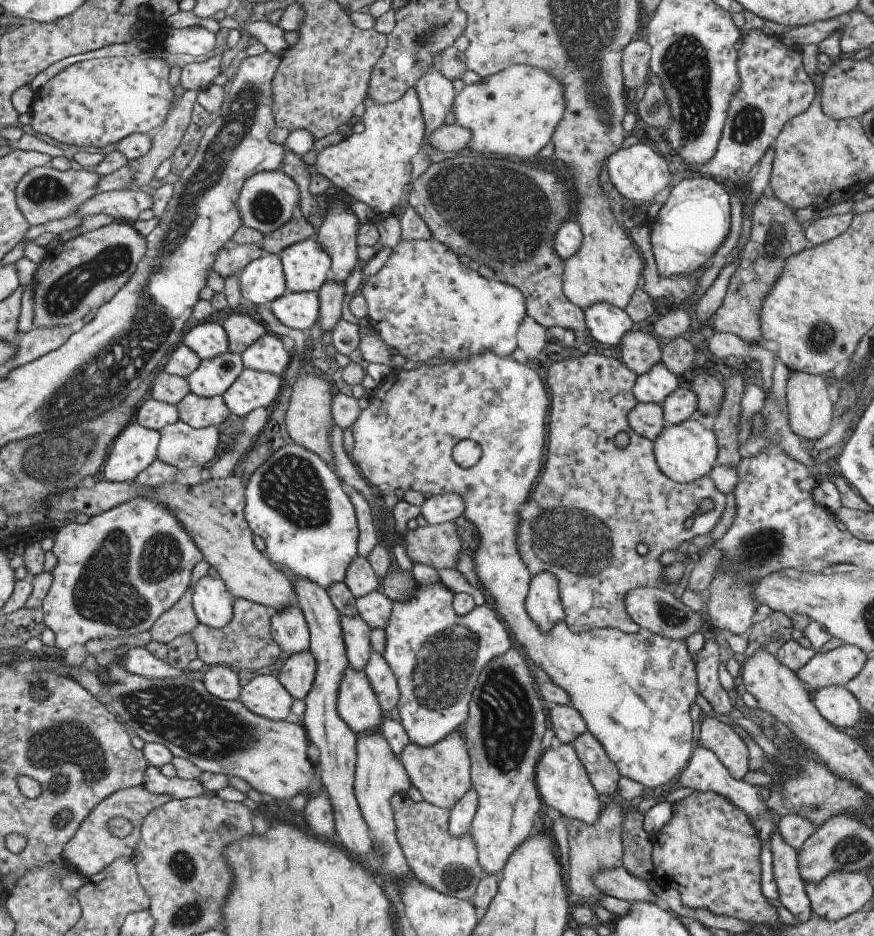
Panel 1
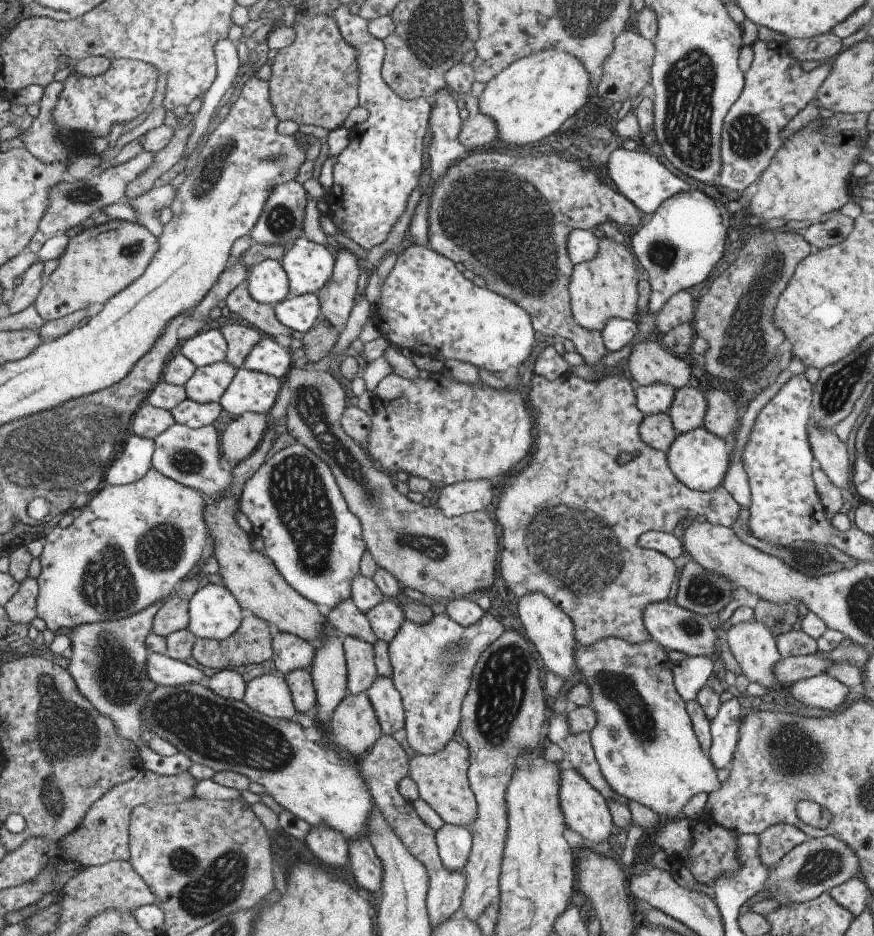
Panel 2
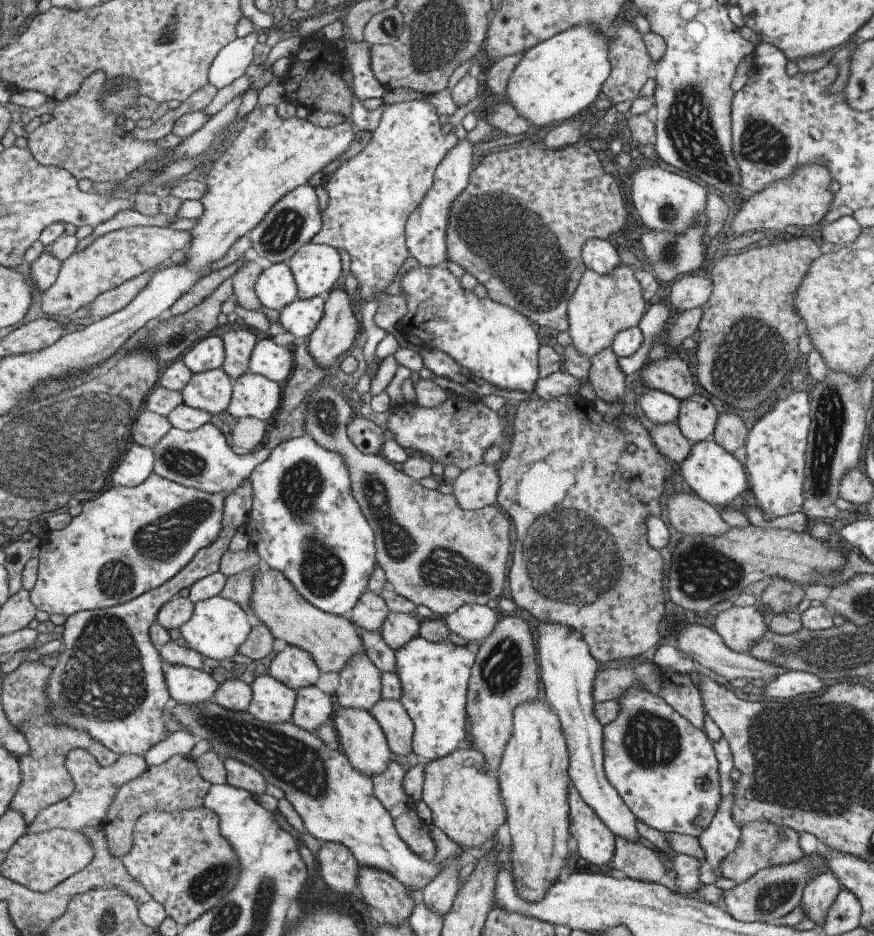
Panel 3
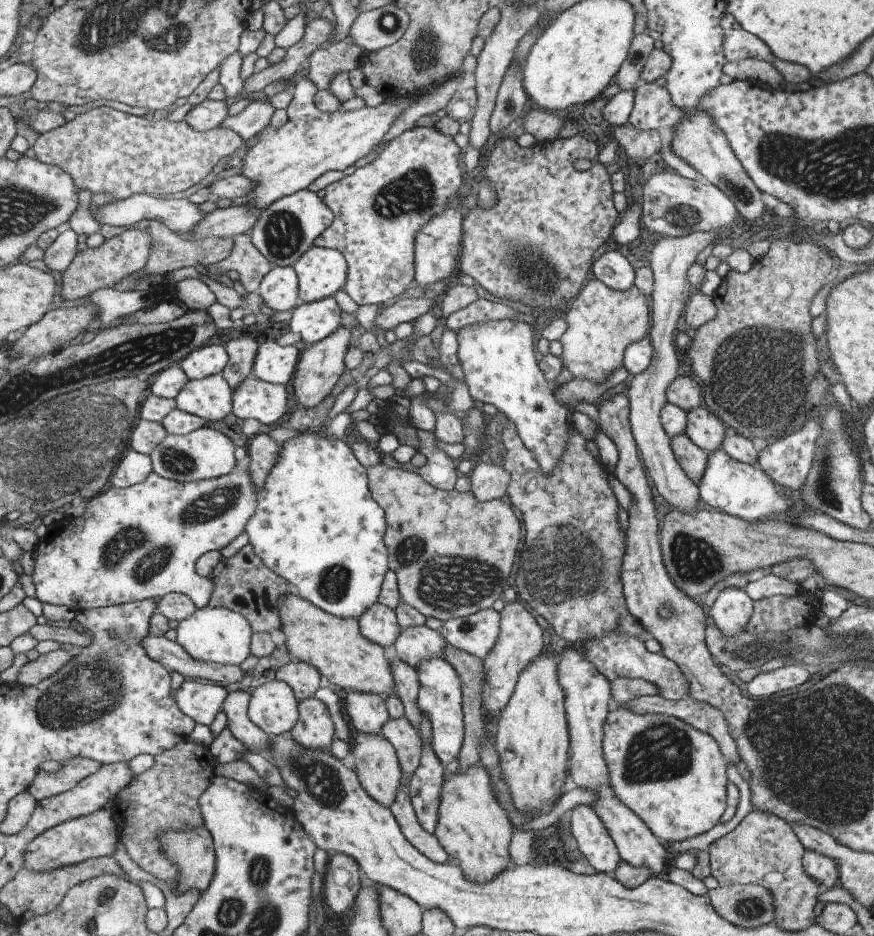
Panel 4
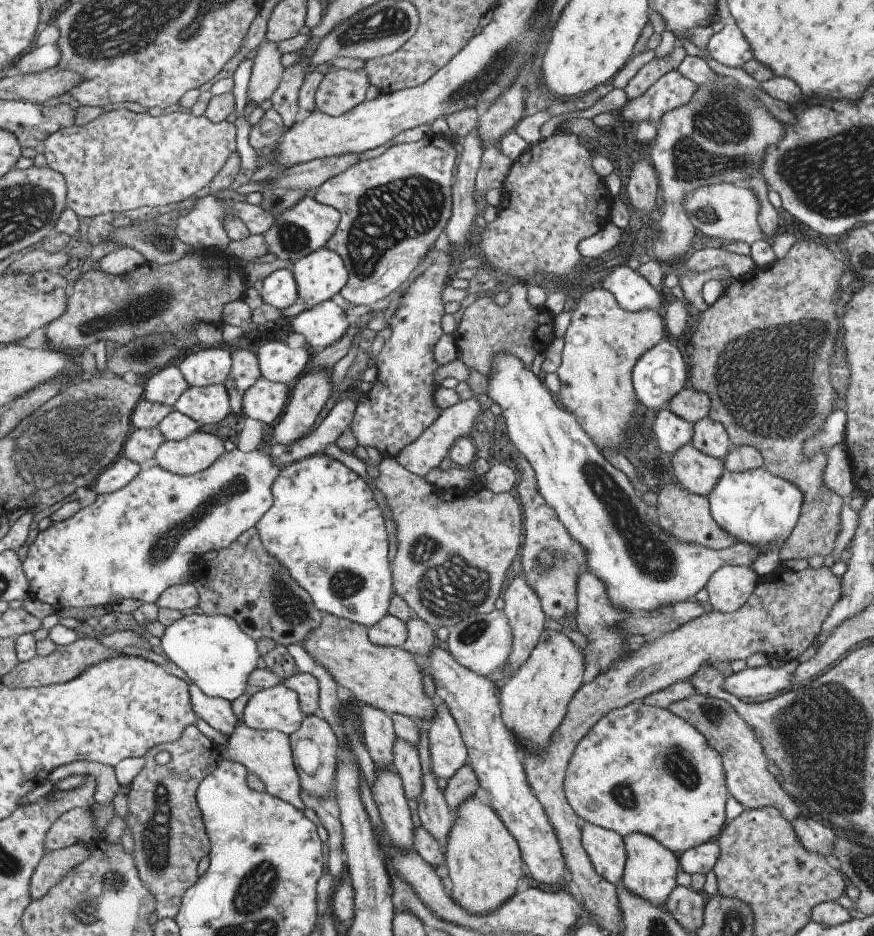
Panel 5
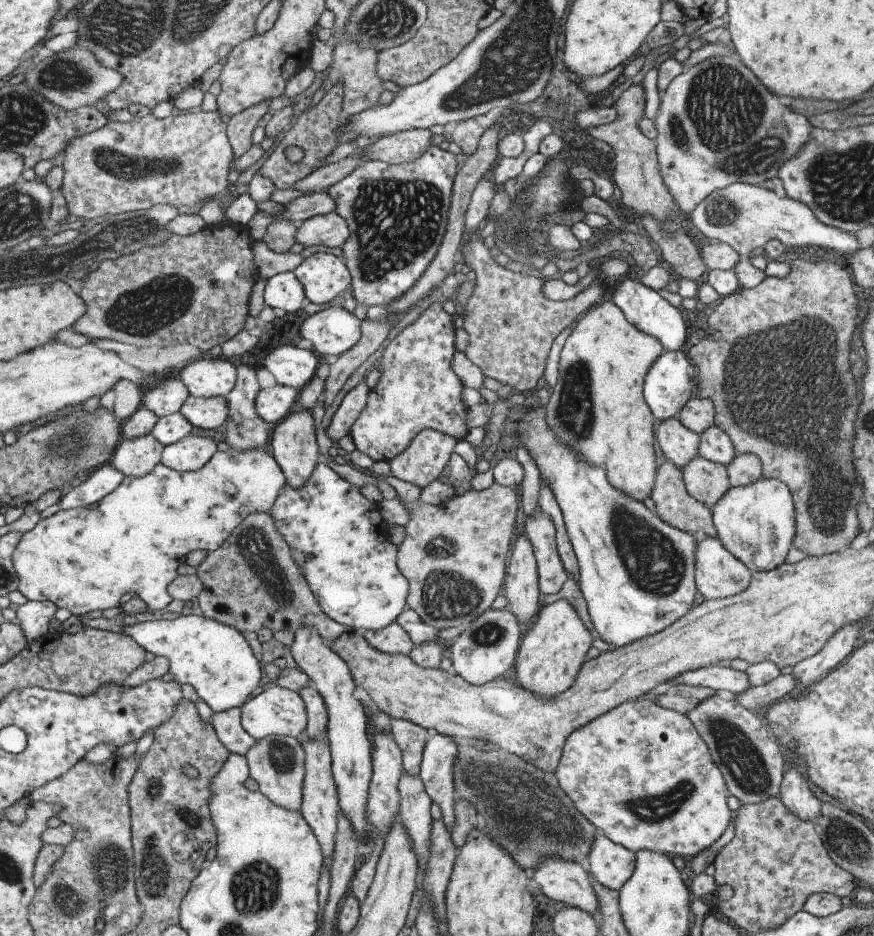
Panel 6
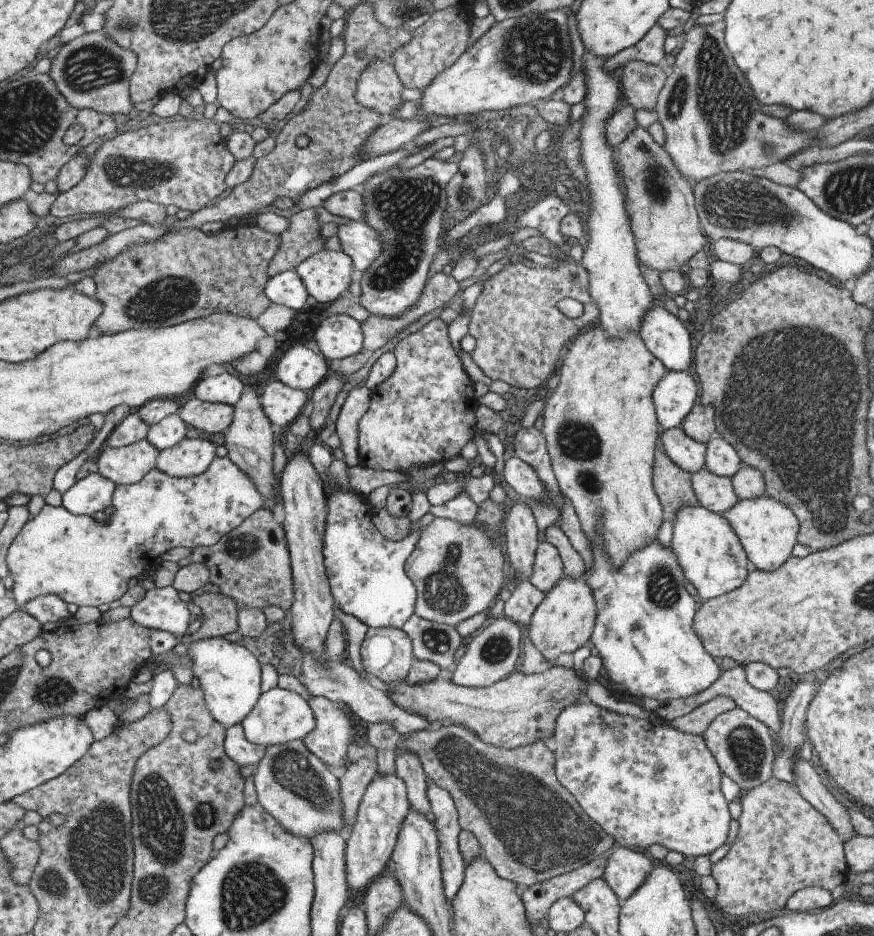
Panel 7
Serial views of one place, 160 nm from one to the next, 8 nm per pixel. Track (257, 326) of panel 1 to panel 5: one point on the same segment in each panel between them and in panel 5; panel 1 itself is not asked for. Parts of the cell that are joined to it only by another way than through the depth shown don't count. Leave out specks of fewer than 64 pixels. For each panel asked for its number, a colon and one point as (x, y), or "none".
2: (239, 340)
3: (238, 344)
4: (240, 351)
5: (244, 370)

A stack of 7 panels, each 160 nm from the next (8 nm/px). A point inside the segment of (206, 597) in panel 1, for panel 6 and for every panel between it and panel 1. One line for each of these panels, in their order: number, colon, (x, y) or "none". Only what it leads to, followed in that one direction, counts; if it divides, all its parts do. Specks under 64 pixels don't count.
2: (213, 613)
3: (217, 627)
4: (217, 635)
5: (216, 655)
6: (215, 659)

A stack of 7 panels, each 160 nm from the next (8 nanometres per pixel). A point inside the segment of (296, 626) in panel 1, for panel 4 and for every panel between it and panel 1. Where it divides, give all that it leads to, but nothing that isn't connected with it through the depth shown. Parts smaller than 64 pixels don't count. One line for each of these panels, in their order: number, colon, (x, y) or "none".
2: (289, 653)
3: (294, 668)
4: (303, 679)

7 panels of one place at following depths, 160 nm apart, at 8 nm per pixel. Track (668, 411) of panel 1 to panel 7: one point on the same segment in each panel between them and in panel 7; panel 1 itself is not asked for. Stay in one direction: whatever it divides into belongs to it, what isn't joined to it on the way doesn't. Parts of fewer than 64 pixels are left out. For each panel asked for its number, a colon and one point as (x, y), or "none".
2: (688, 407)
3: (696, 420)
4: (704, 429)
5: (709, 437)
6: (714, 445)
7: (720, 458)

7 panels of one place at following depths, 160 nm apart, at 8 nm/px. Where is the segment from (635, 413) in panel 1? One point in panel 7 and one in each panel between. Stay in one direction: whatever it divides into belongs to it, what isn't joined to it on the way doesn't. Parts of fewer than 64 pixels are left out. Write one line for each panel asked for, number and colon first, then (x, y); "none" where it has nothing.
2: (656, 431)
3: (668, 441)
4: (692, 461)
5: (697, 473)
6: (706, 481)
7: (715, 493)

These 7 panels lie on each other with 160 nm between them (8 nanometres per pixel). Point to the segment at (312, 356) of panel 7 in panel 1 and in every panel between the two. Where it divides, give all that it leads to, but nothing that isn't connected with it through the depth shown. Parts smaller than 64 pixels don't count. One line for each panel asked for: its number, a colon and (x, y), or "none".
1: (268, 354)
2: (267, 357)
3: (273, 362)
4: (276, 364)
5: (277, 362)
6: (291, 366)

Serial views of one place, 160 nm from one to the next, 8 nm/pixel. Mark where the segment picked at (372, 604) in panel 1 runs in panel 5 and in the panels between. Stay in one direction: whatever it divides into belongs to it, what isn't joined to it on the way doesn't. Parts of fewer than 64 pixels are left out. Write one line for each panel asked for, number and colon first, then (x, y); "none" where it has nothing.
2: (385, 619)
3: (398, 628)
4: (412, 645)
5: (472, 700)

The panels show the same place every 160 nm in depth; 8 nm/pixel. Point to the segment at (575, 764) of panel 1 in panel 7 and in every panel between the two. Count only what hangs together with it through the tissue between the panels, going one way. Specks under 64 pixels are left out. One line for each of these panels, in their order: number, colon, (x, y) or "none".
2: (585, 812)
3: (595, 844)
4: (593, 842)
5: (605, 849)
6: (610, 864)
7: (625, 869)

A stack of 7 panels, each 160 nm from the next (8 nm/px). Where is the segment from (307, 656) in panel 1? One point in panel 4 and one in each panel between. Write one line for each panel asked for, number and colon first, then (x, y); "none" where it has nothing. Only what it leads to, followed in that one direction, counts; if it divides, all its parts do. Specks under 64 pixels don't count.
2: (302, 693)
3: (312, 708)
4: (313, 730)

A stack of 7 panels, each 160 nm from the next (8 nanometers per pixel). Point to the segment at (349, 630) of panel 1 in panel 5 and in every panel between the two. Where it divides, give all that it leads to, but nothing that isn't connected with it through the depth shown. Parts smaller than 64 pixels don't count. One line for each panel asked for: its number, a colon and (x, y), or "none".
2: (359, 657)
3: (359, 685)
4: (367, 713)
5: (377, 731)

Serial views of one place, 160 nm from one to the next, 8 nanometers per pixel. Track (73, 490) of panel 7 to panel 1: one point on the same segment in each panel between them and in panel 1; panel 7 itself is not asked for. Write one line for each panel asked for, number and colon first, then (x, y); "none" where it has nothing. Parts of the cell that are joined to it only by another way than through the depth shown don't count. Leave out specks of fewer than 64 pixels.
1: (134, 448)
2: (132, 464)
3: (136, 464)
4: (133, 468)
5: (115, 476)
6: (104, 479)

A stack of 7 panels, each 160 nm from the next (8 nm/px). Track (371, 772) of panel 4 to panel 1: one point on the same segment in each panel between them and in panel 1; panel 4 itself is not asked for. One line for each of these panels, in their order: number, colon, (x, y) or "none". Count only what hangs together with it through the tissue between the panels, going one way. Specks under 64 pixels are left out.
1: (356, 705)
2: (353, 725)
3: (359, 738)

